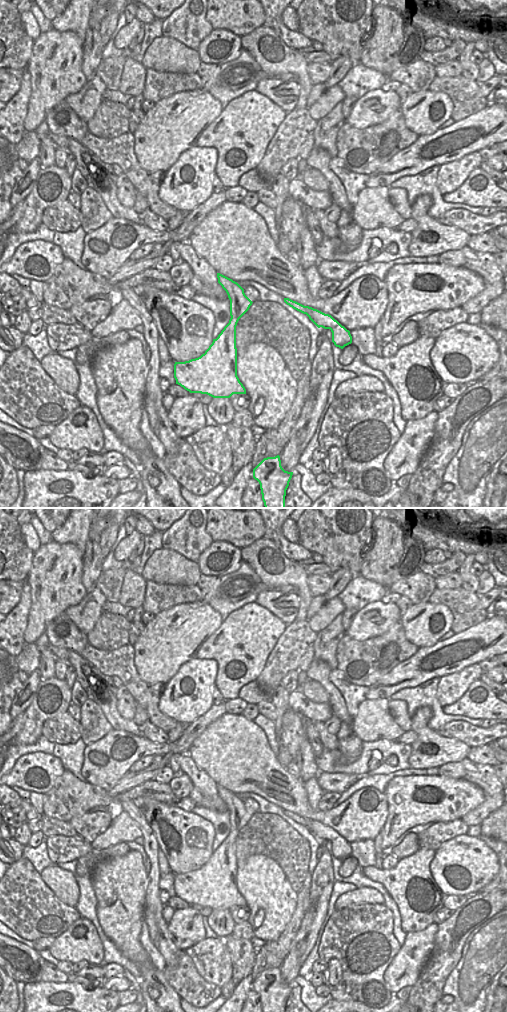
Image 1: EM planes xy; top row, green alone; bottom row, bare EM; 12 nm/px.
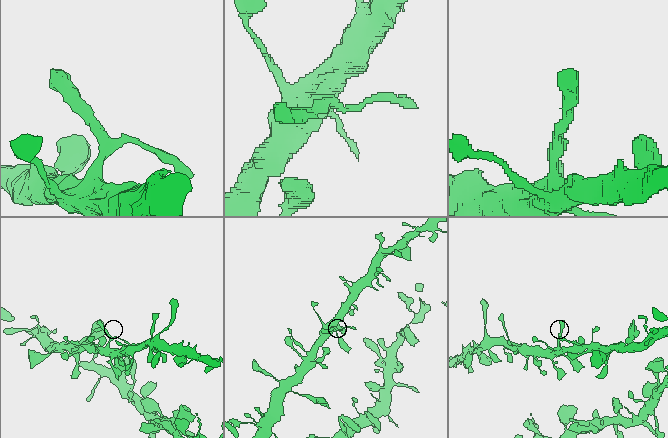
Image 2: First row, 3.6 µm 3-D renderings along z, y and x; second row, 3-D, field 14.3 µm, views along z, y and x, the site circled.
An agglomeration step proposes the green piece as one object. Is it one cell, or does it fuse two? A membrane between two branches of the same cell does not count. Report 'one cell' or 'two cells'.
two cells

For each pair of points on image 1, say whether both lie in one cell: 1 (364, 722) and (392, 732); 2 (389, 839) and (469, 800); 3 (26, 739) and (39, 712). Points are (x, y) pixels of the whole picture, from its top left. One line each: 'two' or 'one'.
1: one
2: one
3: one

